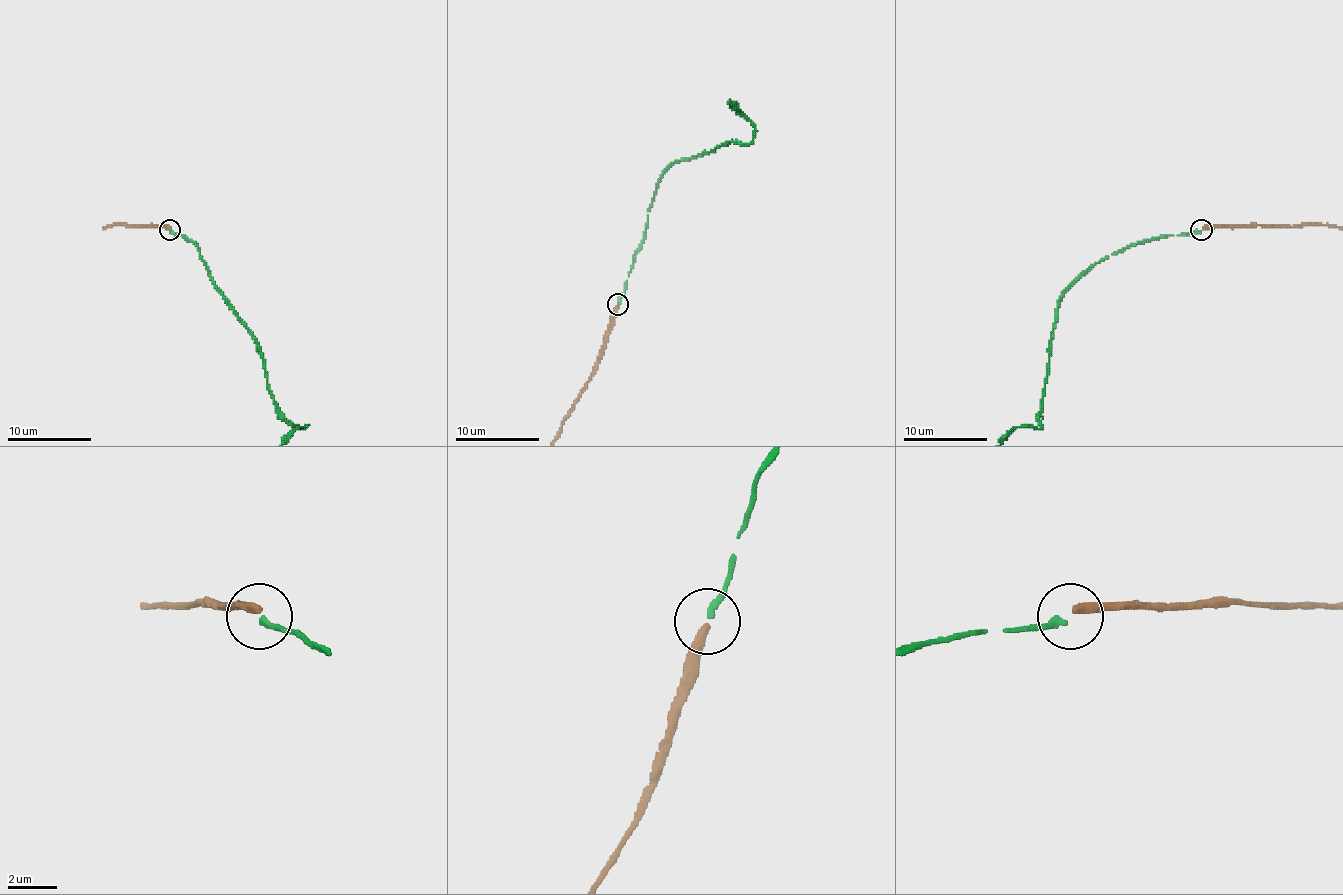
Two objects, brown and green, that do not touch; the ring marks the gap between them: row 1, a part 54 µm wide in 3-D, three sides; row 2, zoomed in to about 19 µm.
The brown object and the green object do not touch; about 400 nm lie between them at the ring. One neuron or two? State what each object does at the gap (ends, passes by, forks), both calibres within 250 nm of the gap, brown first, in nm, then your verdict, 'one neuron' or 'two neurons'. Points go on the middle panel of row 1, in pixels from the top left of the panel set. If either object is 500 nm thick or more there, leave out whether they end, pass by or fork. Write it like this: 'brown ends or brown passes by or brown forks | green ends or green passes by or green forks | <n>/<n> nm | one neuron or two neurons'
brown ends | green ends | 360/240 nm | two neurons

